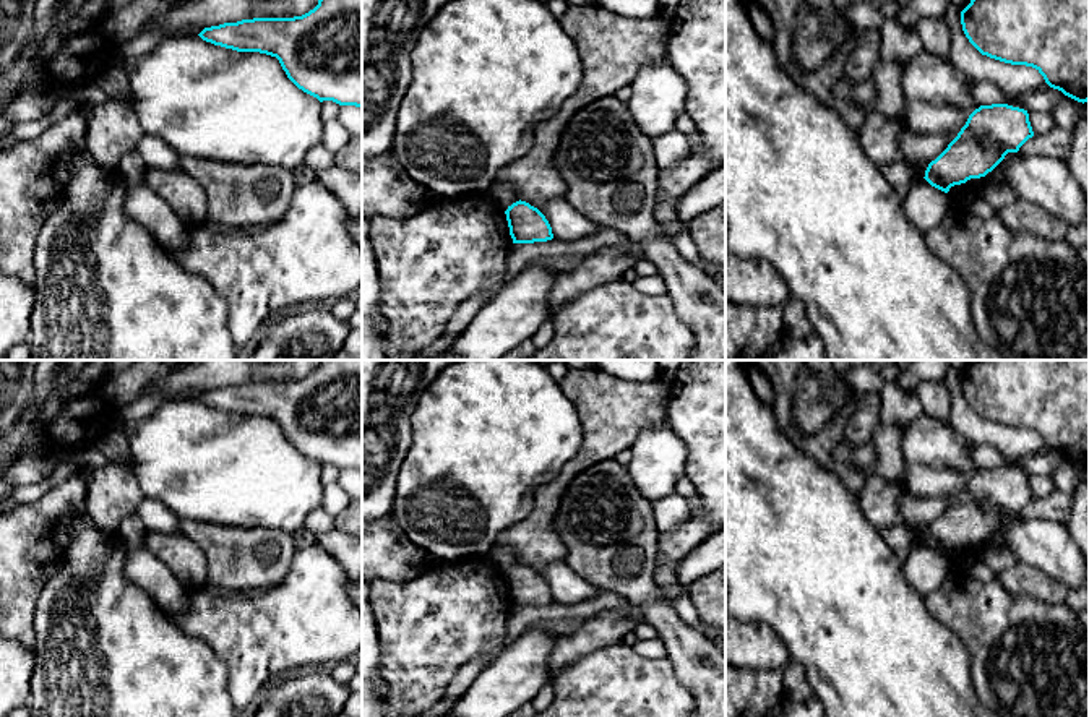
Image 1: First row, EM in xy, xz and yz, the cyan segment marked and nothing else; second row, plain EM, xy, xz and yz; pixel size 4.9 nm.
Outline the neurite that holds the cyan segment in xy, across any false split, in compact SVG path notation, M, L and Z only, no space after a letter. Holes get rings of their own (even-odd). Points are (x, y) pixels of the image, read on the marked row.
M318 0L318 5L294 18L253 18L204 28L203 41L237 52L276 57L287 78L320 102L362 109L362 0Z

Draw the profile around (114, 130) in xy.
M109 99L91 109L83 140L91 159L104 170L117 170L122 157L144 136L130 101Z

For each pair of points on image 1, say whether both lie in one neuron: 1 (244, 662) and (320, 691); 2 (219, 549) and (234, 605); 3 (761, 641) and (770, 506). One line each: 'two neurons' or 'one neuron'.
1: two neurons
2: two neurons
3: two neurons

